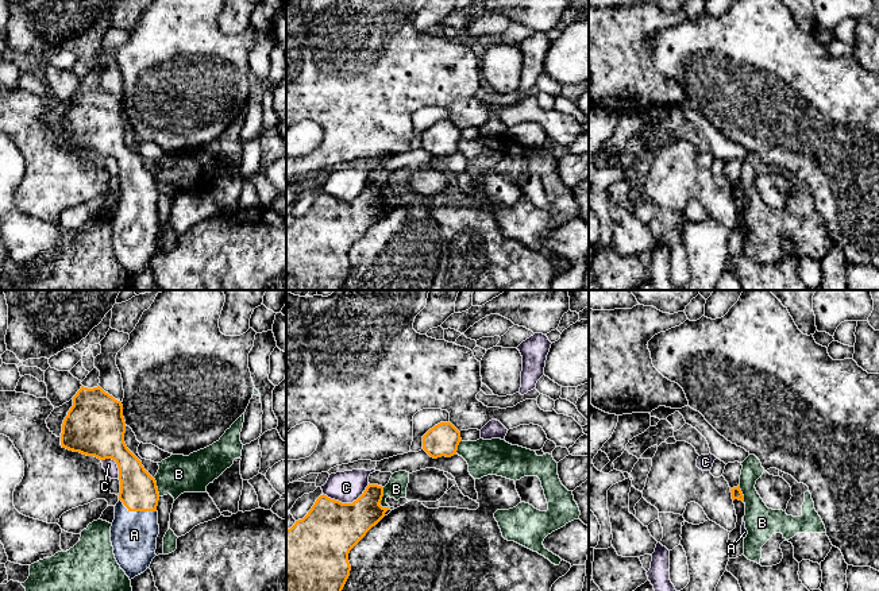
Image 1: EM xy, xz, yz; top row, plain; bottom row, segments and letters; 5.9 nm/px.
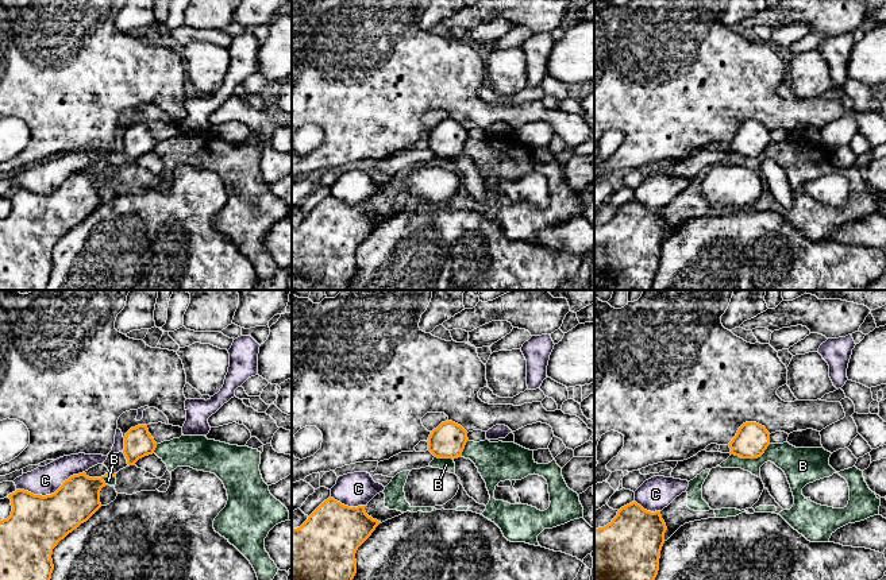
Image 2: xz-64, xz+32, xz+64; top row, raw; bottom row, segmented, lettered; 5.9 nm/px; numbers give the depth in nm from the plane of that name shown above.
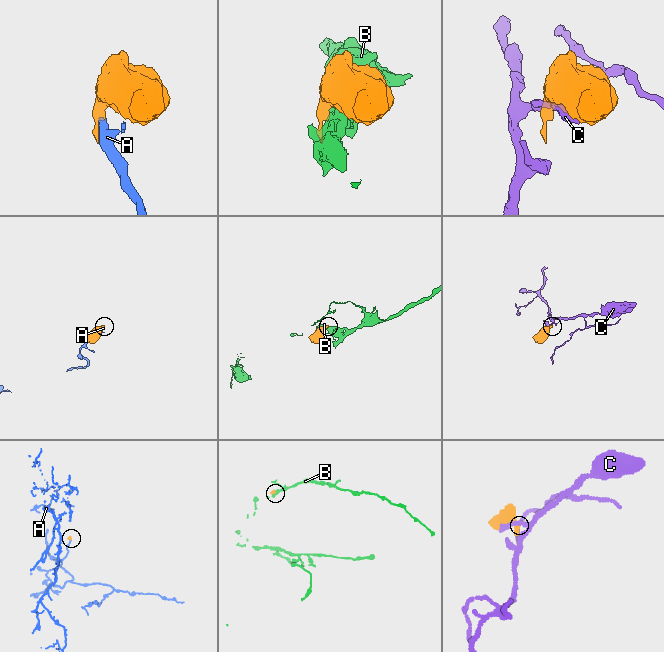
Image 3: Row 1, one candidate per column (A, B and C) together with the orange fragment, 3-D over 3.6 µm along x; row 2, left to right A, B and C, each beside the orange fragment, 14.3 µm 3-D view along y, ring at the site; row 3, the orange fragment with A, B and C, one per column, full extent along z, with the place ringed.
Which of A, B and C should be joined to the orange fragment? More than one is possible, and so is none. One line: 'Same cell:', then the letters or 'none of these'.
Same cell: A

